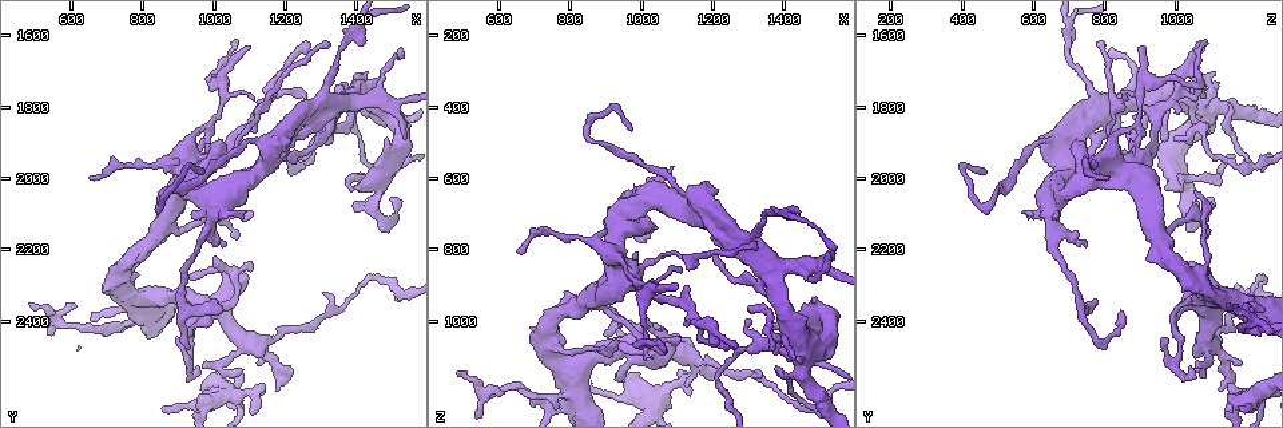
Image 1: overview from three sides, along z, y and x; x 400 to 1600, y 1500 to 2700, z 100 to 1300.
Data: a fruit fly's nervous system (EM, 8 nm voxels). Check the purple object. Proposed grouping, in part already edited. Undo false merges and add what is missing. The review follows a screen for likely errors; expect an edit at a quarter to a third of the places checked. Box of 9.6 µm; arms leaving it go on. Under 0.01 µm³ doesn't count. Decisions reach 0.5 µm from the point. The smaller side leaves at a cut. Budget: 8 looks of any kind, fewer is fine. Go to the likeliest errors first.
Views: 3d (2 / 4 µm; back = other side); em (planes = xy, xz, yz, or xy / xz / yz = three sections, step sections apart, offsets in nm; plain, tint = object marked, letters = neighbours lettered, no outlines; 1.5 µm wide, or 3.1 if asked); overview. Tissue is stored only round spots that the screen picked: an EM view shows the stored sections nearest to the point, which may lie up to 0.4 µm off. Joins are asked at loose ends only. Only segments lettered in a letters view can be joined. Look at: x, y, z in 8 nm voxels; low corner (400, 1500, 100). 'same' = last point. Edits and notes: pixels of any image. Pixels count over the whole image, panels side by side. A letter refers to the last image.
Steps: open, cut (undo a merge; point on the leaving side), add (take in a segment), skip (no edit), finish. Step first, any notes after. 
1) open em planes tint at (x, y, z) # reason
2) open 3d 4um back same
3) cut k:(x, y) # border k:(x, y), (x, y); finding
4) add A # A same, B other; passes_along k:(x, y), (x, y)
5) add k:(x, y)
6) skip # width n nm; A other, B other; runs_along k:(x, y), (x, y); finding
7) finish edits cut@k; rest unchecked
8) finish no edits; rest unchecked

open 3d 4um at (980, 2350, 1080) # small branch off a trunk

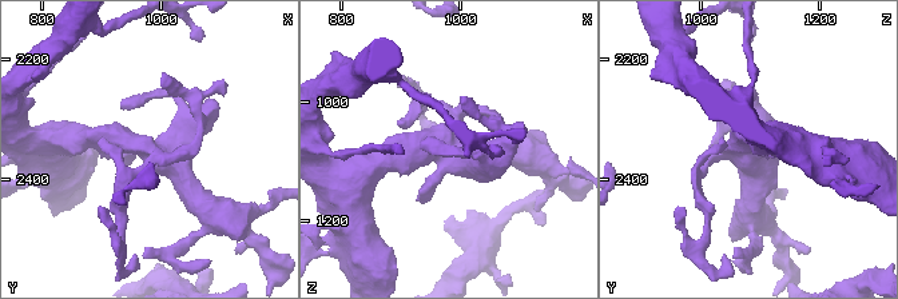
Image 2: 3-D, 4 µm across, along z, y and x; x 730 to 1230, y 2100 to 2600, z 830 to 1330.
open em planes letters at (980, 2350, 1080)

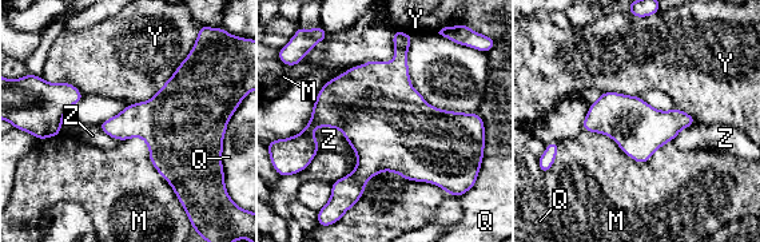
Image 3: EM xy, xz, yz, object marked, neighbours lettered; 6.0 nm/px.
skip # M other, Q other, Y other, Z other; border 3:(583, 129), (636, 162), (672, 141); one neuron here

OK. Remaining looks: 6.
open em xz step 8 tint at (1020, 2360, 770) # an open end

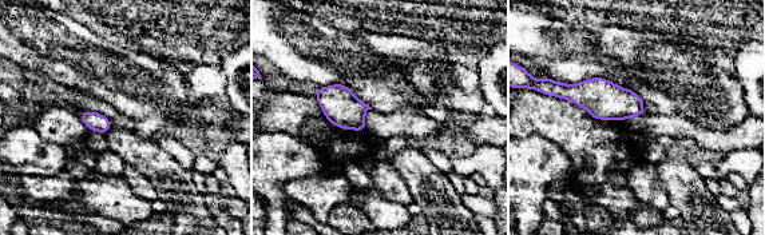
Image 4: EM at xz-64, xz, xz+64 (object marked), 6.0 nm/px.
open em planes letters same

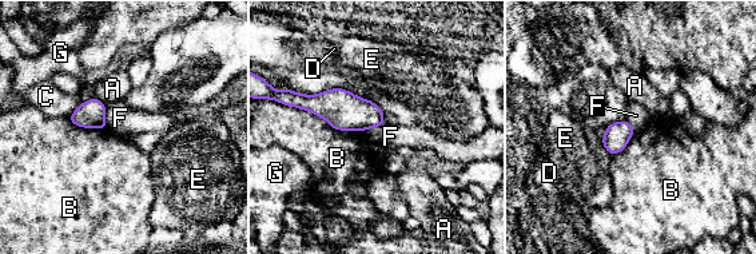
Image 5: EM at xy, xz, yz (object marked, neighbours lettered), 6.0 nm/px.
skip # A other, B other, C other, D other, E other, F other, G other; no lettered segment goes on from it

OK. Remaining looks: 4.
open 3d 4um at (1470, 1700, 870) # a narrow waist

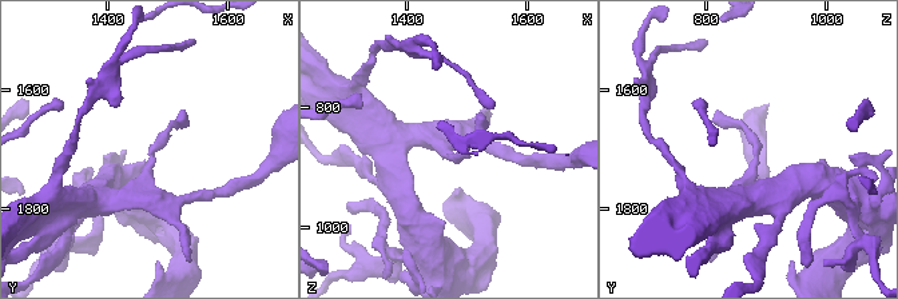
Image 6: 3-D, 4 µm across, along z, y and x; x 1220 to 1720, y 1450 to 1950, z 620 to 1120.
open em planes letters at (1475, 1705, 880) # need the tissue

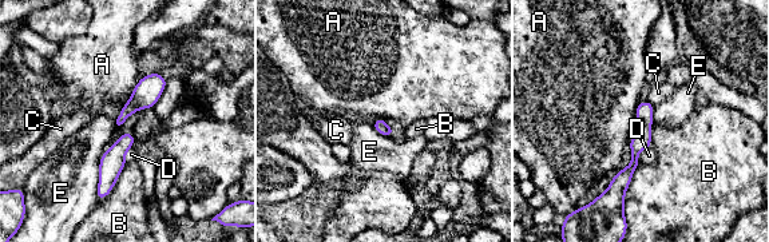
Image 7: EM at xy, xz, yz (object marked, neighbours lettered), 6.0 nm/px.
skip # A other, B other, C other, D other, E other; border 7:(138, 82), (123, 106); one neuron here

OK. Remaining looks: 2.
finish no edits; rest unchecked

